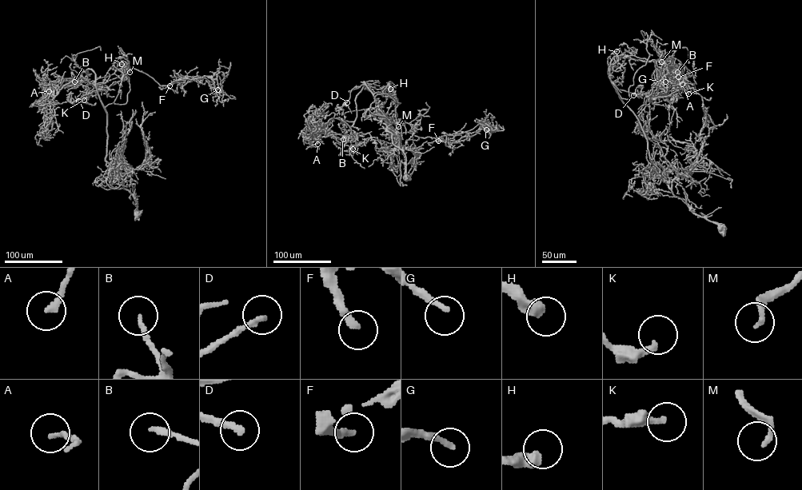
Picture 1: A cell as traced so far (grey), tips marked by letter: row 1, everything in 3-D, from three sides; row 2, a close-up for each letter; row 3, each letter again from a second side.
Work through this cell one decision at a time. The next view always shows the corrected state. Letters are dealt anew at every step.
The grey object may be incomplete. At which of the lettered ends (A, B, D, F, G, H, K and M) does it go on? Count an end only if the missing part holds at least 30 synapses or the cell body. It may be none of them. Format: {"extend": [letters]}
{"extend": ["F", "G"]}

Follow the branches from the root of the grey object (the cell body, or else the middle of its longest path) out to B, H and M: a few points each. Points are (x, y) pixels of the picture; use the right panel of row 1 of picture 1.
B: (721, 229), (656, 174), (640, 124), (608, 69), (628, 57), (661, 60), (677, 72)
H: (721, 229), (696, 215), (656, 174), (640, 124), (609, 79), (609, 69), (623, 55), (616, 51)
M: (721, 229), (656, 174), (609, 79), (628, 57), (661, 60), (674, 82), (682, 65), (661, 61)

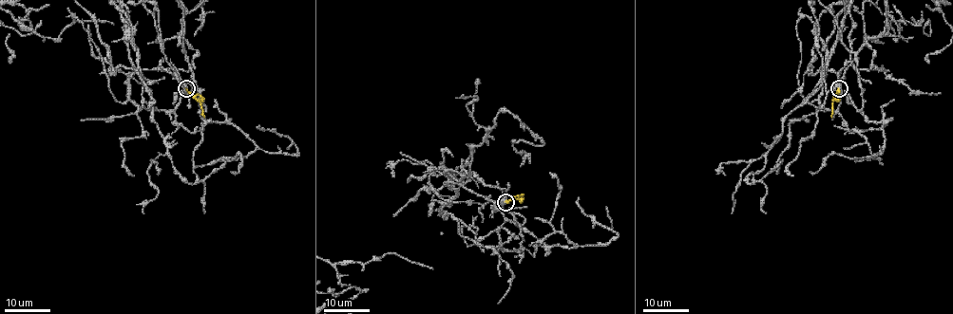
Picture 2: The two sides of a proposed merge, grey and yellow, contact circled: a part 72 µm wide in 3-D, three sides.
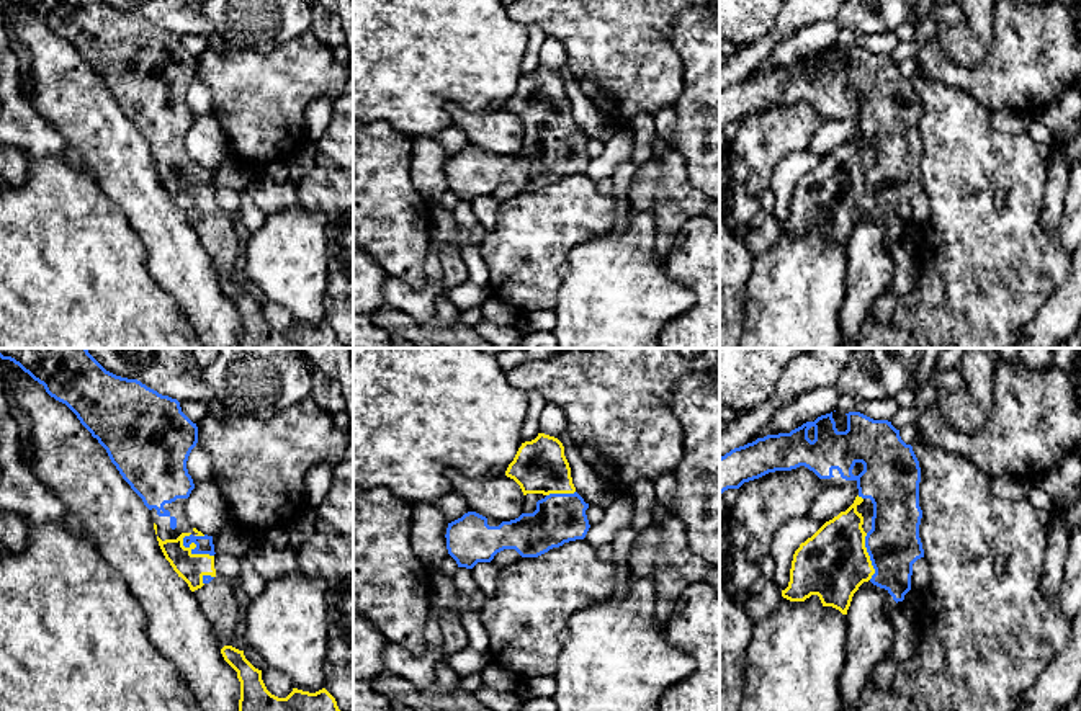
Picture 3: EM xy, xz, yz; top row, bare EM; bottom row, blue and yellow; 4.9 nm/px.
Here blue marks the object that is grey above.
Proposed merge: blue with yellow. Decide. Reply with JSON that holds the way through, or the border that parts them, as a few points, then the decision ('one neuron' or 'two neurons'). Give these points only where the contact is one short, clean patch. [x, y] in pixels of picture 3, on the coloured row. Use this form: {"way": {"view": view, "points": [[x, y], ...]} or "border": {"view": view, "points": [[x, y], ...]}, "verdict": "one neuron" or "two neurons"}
{"verdict": "one neuron"}

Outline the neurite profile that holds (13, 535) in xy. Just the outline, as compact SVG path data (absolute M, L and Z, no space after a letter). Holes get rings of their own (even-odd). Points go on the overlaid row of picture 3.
M0 516L0 548L5 551L23 551L26 546L26 525L10 516Z

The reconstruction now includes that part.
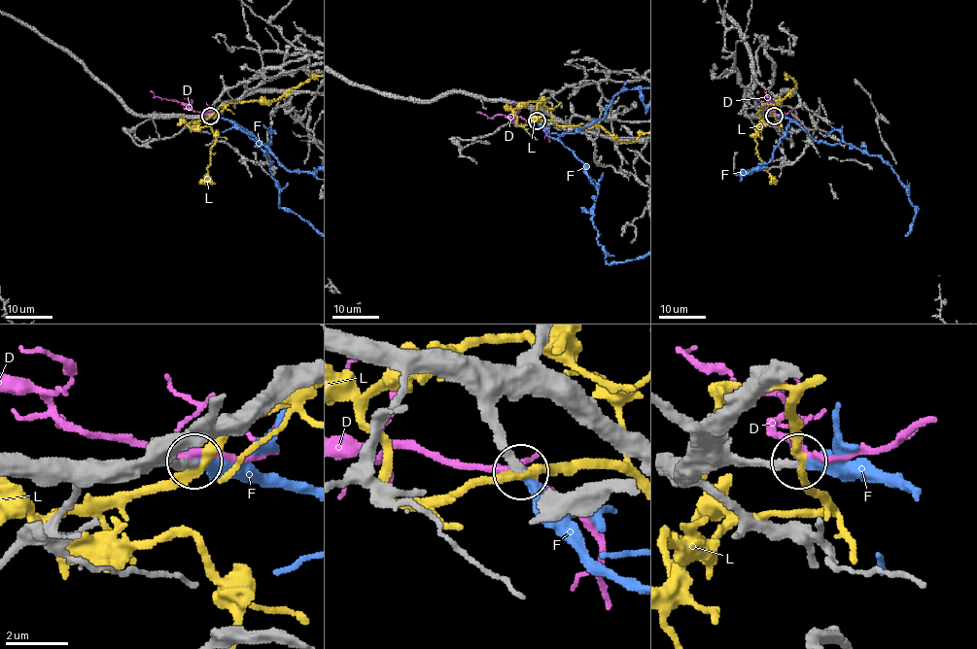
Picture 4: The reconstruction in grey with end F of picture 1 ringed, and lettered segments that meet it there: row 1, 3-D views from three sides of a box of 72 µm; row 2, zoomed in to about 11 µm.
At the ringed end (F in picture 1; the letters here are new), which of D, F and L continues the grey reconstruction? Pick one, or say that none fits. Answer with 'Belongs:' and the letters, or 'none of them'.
Belongs: F

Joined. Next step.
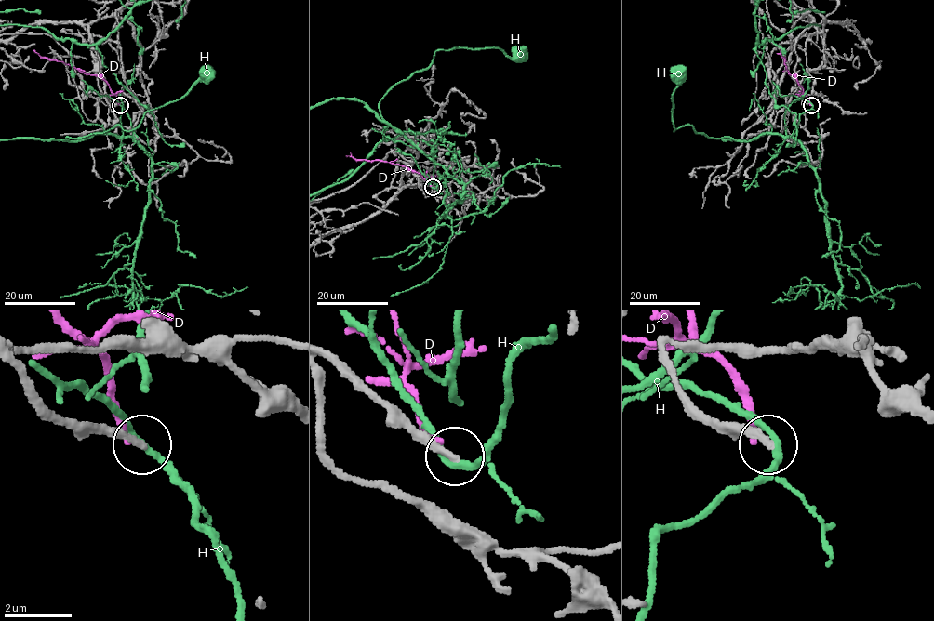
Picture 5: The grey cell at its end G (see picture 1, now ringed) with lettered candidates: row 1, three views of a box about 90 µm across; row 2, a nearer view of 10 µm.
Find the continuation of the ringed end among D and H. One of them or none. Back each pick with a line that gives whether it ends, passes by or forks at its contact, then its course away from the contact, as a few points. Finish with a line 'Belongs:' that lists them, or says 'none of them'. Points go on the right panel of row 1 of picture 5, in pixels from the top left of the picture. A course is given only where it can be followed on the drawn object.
Belongs: none of them

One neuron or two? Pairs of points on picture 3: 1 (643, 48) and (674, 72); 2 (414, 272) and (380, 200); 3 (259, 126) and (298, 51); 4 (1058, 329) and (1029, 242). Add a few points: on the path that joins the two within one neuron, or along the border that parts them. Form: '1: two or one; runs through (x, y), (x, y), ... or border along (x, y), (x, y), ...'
1: one; runs through (651, 56), (666, 71)
2: one; runs through (403, 254), (386, 218)
3: one; runs through (262, 108), (262, 103), (296, 69)
4: two; border along (1063, 280), (1024, 327)

